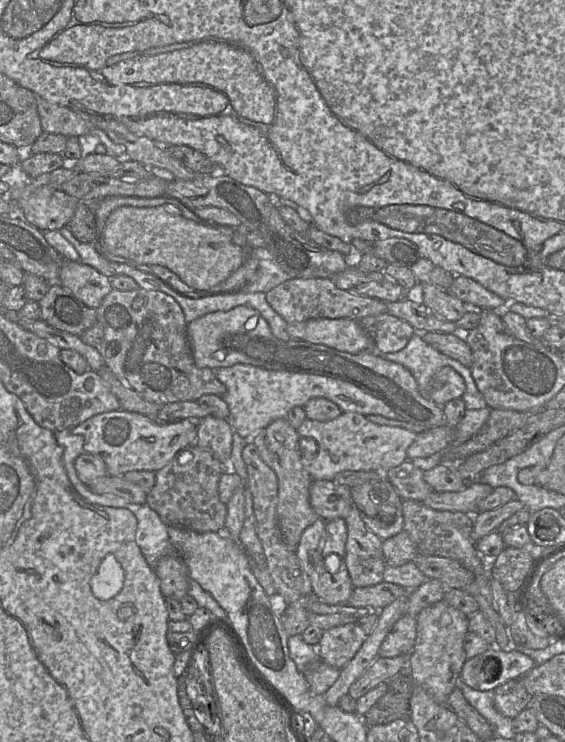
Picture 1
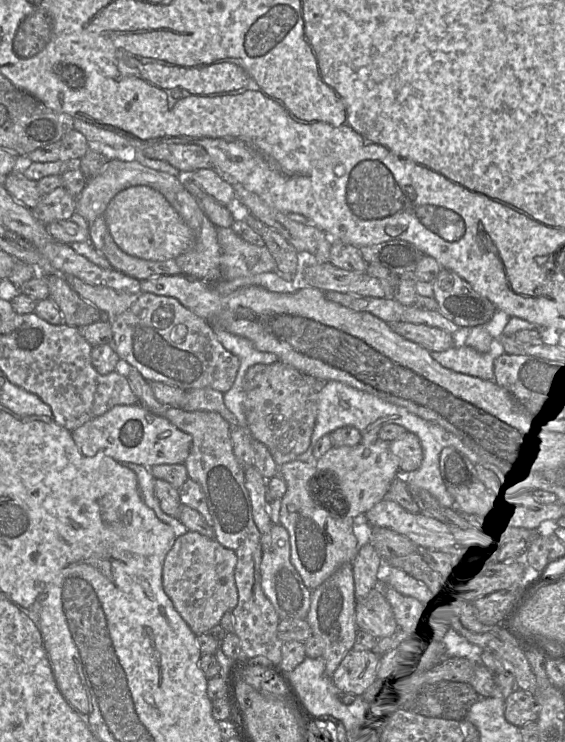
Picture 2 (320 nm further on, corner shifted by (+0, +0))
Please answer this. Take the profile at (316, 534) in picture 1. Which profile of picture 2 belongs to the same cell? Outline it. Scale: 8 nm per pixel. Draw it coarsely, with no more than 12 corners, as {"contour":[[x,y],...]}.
{"contour":[[353,569],[311,590],[306,620],[332,677],[354,648]]}

